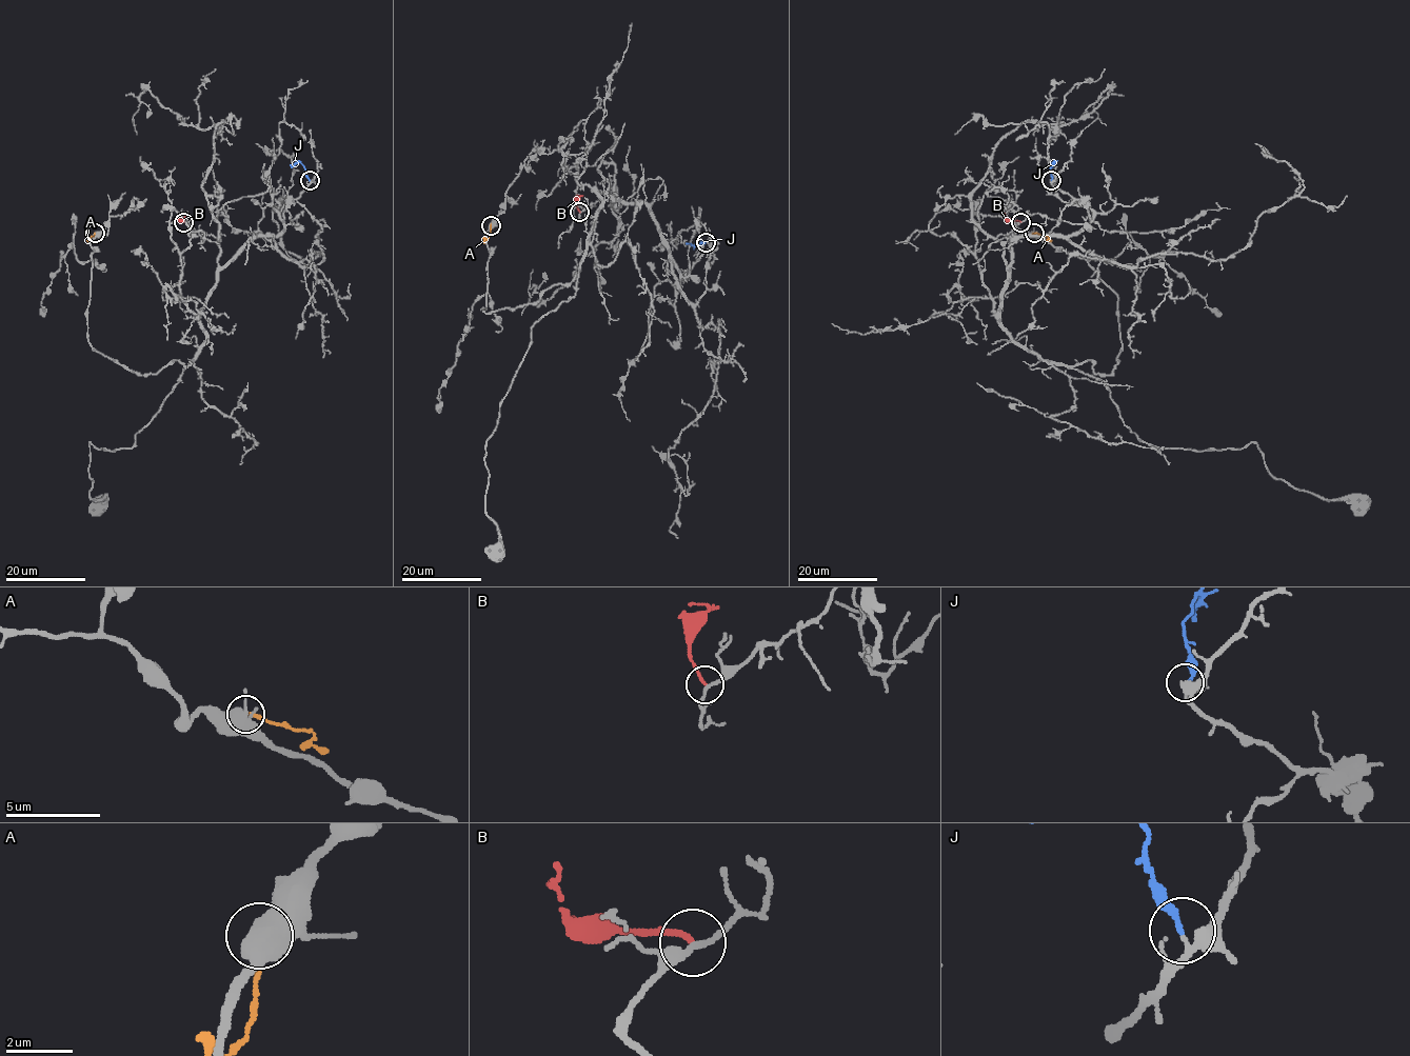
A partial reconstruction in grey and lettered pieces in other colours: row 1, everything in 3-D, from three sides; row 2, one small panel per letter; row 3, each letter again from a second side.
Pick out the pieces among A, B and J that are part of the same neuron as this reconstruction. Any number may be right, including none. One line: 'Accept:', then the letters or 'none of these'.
Accept: J

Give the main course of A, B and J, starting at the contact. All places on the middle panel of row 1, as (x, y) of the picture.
A: (491, 225), (490, 236), (483, 242)
B: (579, 212), (576, 200), (580, 196), (576, 195)
J: (706, 242), (686, 243)

